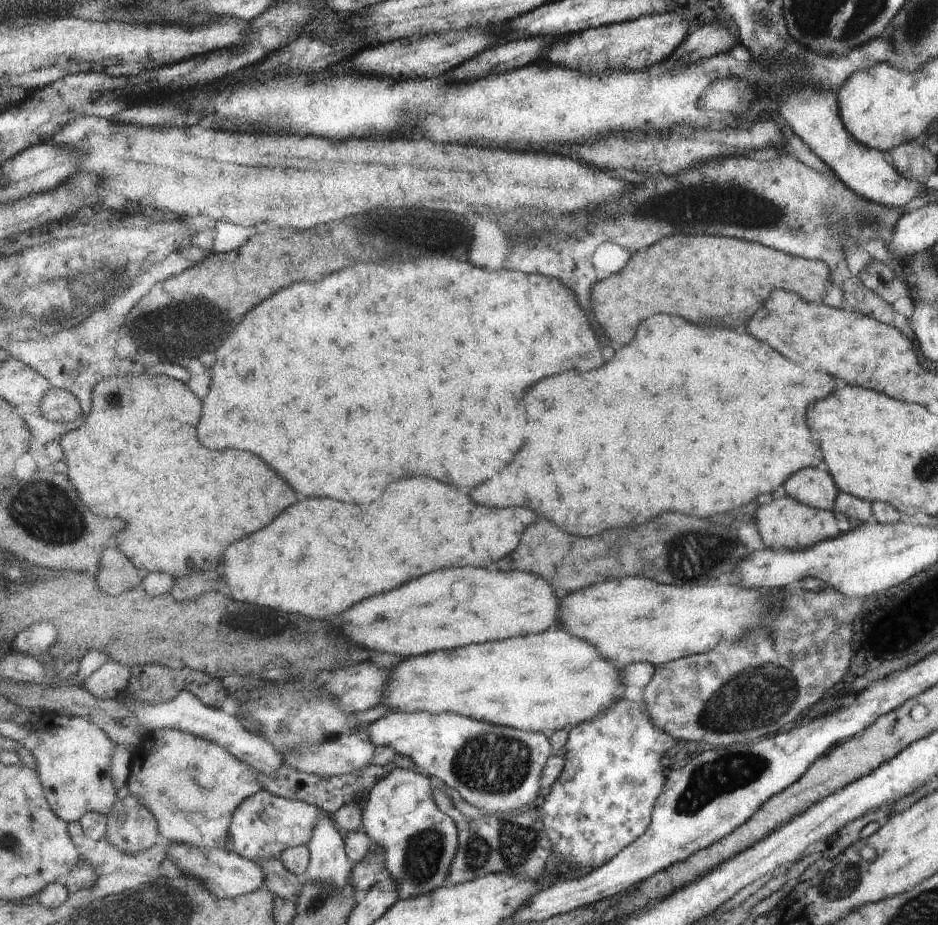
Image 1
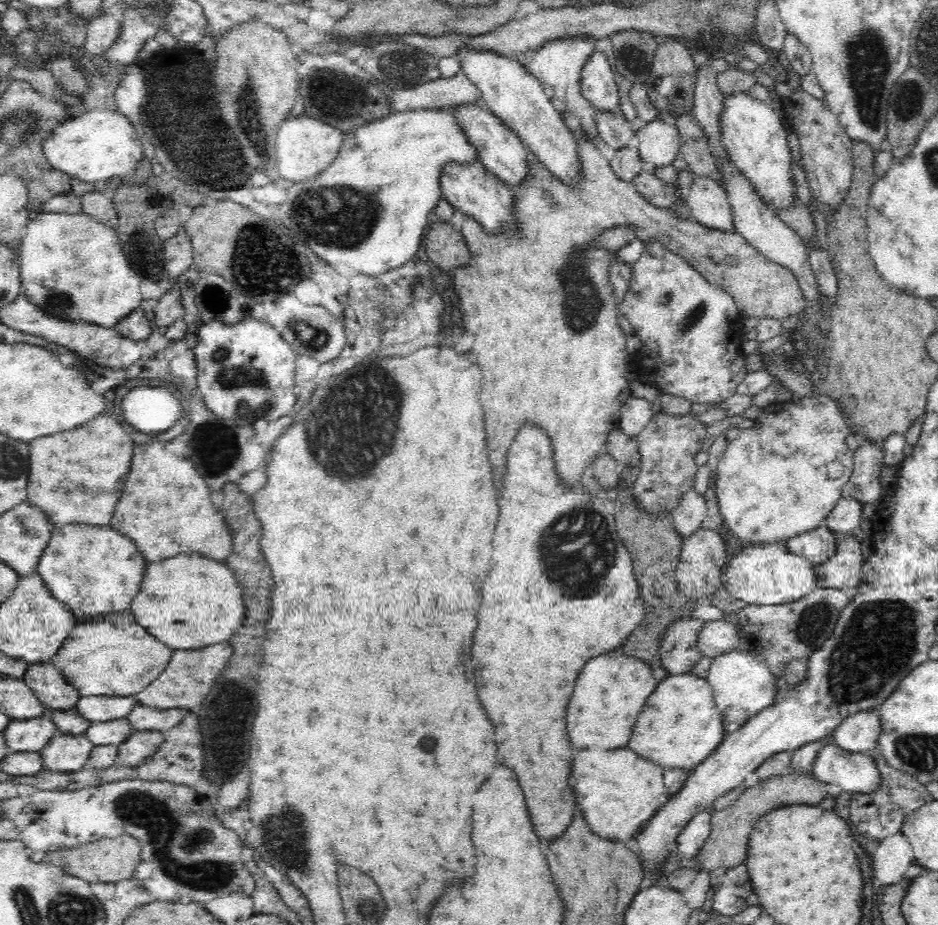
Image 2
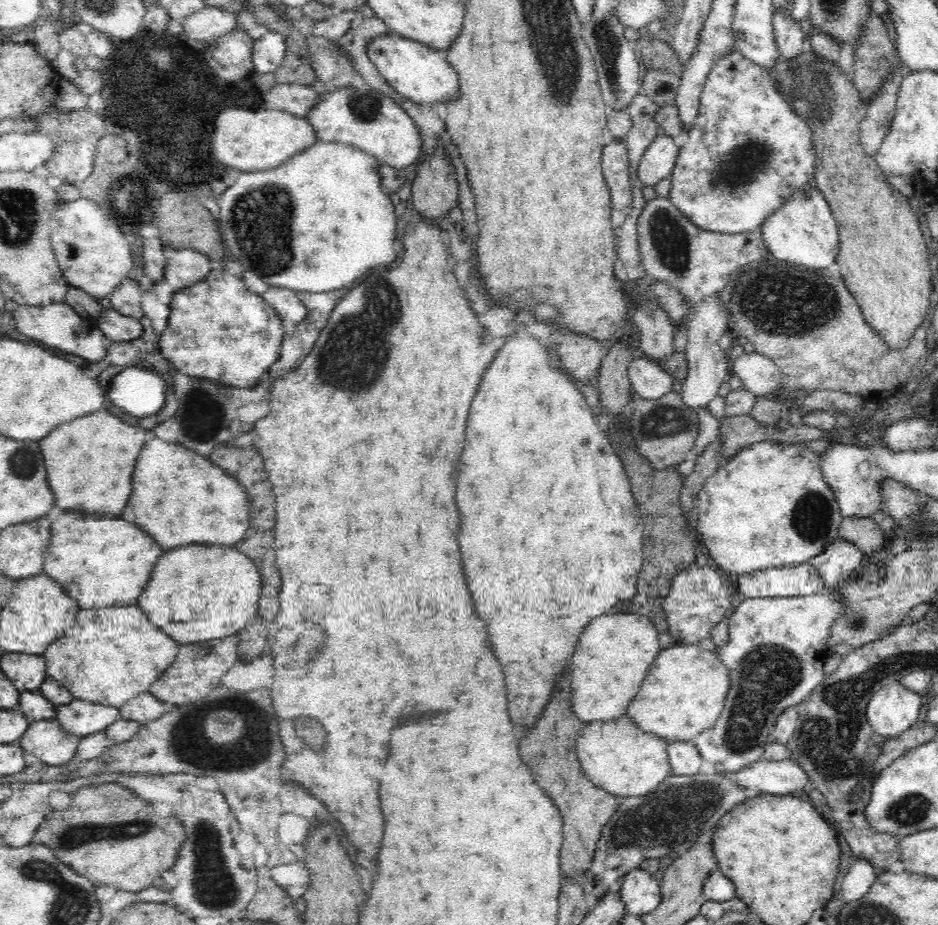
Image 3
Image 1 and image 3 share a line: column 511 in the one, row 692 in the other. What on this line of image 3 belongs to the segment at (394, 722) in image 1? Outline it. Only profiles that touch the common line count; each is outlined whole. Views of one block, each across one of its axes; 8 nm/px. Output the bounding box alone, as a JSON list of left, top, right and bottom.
[695,589,843,776]

